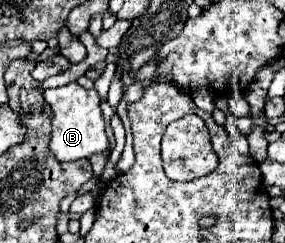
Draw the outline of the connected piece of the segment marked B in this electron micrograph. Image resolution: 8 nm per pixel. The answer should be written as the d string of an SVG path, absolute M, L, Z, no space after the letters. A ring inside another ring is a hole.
M70 82L60 88L44 90L44 100L52 108L52 140L50 152L60 162L72 162L80 158L88 158L90 154L108 150L110 142L104 130L104 118L100 110L100 98L96 90L86 90L78 82Z

